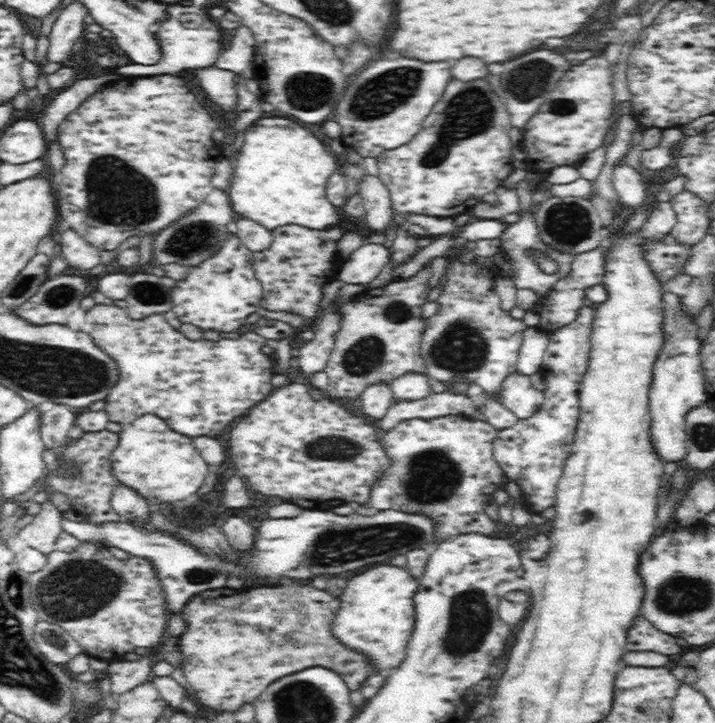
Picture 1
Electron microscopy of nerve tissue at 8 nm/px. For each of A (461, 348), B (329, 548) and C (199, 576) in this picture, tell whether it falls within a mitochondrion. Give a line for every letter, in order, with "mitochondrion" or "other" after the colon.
A: mitochondrion
B: mitochondrion
C: mitochondrion

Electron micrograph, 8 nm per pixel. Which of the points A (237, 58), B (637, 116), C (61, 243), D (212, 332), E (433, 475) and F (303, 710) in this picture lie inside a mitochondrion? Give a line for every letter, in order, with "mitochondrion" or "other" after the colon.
A: other
B: other
C: other
D: other
E: mitochondrion
F: mitochondrion

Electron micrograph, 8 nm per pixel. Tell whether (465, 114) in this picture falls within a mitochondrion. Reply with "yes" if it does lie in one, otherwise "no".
yes

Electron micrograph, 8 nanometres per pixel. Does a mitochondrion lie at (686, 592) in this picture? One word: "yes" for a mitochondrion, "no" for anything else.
yes

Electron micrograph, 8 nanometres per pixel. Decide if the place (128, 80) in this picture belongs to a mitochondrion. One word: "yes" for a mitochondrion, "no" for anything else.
no

